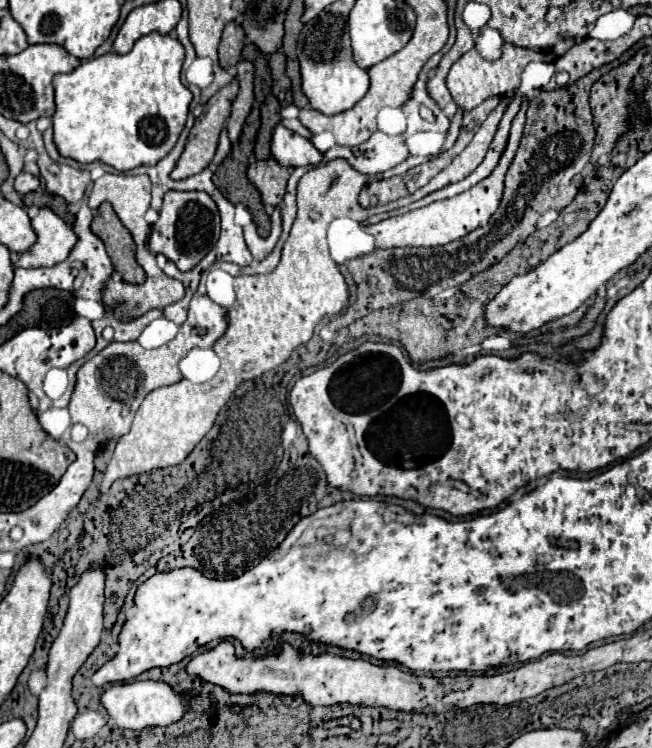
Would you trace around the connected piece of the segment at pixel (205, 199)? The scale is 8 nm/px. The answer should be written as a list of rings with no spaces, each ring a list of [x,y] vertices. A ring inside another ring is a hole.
[[[166,192],[160,218],[152,226],[148,248],[154,254],[164,254],[178,270],[194,268],[216,244],[220,236],[220,214],[216,202],[206,192]]]

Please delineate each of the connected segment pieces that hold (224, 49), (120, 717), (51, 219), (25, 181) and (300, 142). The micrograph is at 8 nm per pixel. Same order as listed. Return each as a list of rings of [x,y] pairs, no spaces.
[[[236,22],[226,24],[222,40],[220,40],[220,46],[218,46],[220,66],[226,68],[226,70],[236,66],[240,62],[242,46],[244,46],[244,30],[242,30],[242,26],[236,24]]]
[[[144,680],[144,682],[112,684],[108,690],[104,690],[100,700],[102,700],[110,720],[118,728],[142,730],[142,728],[150,728],[150,726],[168,726],[168,724],[180,720],[188,702],[190,702],[190,694],[186,694],[186,692],[178,694],[164,682]]]
[[[40,208],[38,216],[32,218],[32,228],[36,232],[36,242],[14,260],[18,268],[40,268],[54,266],[70,254],[76,244],[76,234],[72,228],[58,218],[50,208]]]
[[[26,172],[18,174],[18,176],[16,176],[16,182],[14,182],[14,190],[16,190],[20,196],[24,196],[24,194],[28,194],[28,192],[34,192],[38,186],[40,186],[40,180],[38,180],[36,176],[32,176],[32,174],[26,174]]]
[[[282,124],[274,128],[272,134],[272,158],[288,168],[296,166],[316,166],[322,162],[322,154],[314,148],[314,144],[306,138],[302,138],[296,132],[290,132]]]

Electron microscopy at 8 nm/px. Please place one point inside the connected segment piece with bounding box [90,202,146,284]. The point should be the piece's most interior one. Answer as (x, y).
(106, 225)

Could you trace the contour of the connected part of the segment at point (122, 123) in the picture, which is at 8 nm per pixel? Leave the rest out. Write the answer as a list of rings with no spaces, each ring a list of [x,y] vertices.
[[[152,32],[138,38],[128,54],[108,52],[104,56],[84,60],[78,68],[74,68],[74,72],[58,74],[52,80],[56,92],[56,110],[52,114],[52,120],[54,144],[58,152],[78,162],[100,160],[120,172],[132,170],[142,164],[156,164],[174,148],[188,116],[188,104],[192,100],[192,94],[180,82],[182,62],[184,46],[170,34]]]

